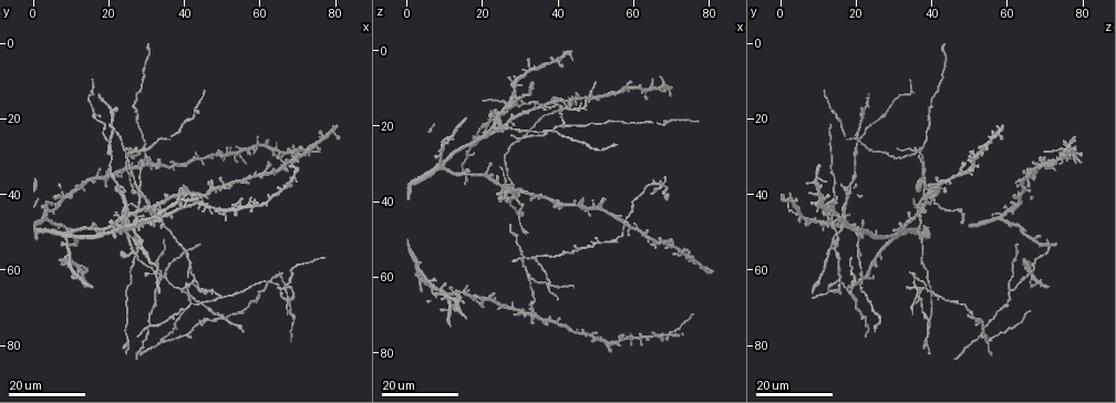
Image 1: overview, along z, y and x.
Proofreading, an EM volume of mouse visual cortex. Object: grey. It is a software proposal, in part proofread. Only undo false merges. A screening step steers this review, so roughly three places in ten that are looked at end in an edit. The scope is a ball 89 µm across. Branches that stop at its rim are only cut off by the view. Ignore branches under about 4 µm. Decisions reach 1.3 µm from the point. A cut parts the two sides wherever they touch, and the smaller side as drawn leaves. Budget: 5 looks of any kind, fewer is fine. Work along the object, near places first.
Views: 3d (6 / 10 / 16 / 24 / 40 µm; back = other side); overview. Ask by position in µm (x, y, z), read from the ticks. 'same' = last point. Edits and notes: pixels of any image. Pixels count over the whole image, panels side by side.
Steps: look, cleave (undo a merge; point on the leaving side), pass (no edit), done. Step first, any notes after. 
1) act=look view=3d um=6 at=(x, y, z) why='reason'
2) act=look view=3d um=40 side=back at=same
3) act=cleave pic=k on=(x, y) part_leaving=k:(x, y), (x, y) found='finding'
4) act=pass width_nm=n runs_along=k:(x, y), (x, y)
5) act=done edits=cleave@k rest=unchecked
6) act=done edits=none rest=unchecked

act=look view=3d um=24 at=(32.0, 65.0, 61.0) why='branch point'

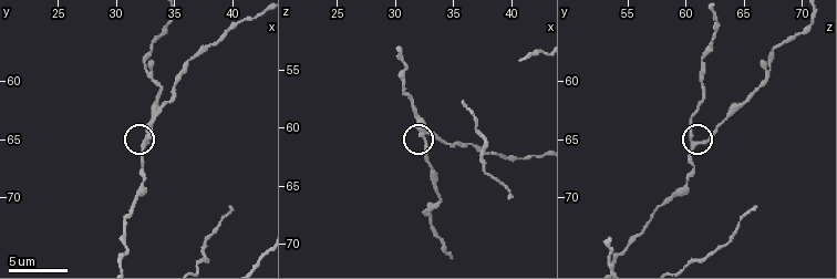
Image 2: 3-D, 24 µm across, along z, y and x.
act=look view=3d um=10 at=(32.4, 65.0, 60.8)

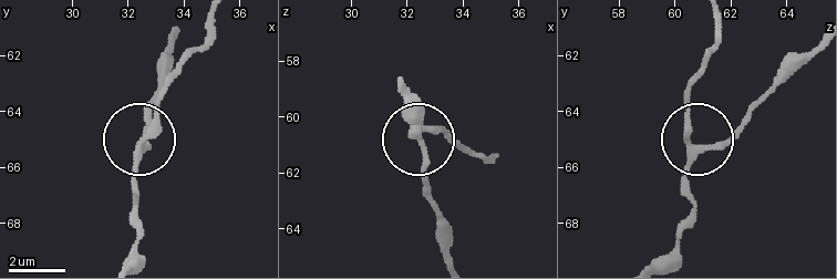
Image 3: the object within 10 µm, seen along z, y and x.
act=pass runs_along=3:(661, 258), (690, 207), (690, 81) found='continuous, no second neuron'

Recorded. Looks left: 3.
act=look view=3d um=24 at=(34.0, 78.5, 55.5) why='a fork'

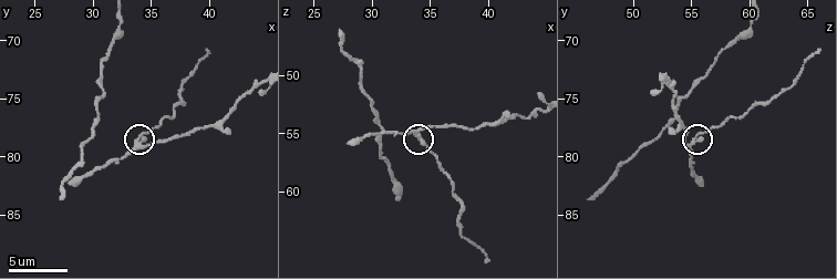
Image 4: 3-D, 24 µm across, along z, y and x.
act=look view=3d um=10 at=(34.0, 78.6, 55.0) why='closer look'

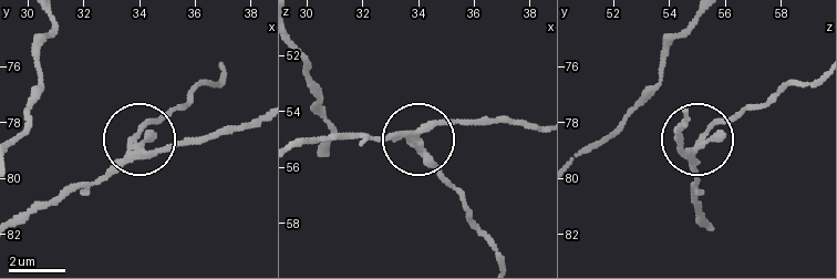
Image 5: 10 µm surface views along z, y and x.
act=cleave pic=5 on=(159, 120) arms=3 part_leaving=5:(132, 140), (220, 78) found='two neurons meet here'

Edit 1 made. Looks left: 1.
act=done edits=cleave@5 rest=unchecked

